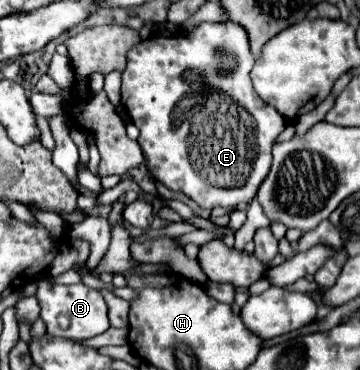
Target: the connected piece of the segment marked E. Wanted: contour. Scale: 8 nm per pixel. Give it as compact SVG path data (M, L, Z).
M204 22L190 36L186 36L186 34L176 34L170 38L150 36L148 40L144 40L142 44L134 46L128 52L128 64L126 64L126 70L122 72L122 104L128 112L128 116L132 118L132 124L140 130L138 144L144 152L148 174L154 178L154 182L162 182L170 190L192 198L198 206L208 208L208 210L212 210L214 206L234 208L234 206L252 202L252 198L256 196L256 188L260 186L260 180L264 180L264 176L268 174L268 168L272 164L272 146L274 146L276 138L280 136L280 132L286 128L284 118L272 106L268 106L266 102L262 102L256 96L252 82L250 82L252 66L254 66L254 56L248 48L248 36L246 36L244 28L240 28L238 24L232 24L232 22L218 22L218 24Z

